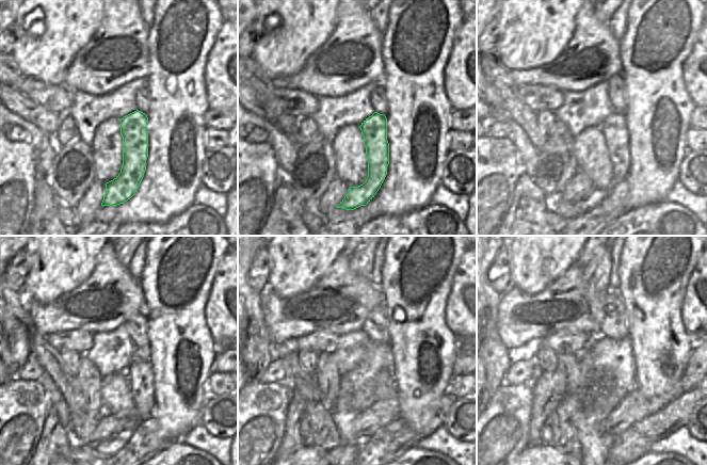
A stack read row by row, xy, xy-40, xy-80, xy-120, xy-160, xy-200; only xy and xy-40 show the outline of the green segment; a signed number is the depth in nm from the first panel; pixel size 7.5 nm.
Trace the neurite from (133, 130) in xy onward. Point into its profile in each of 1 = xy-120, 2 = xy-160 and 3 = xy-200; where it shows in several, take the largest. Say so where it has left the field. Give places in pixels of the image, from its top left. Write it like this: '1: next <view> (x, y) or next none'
1: next xy-120 (139, 372)
2: next xy-160 (384, 384)
3: next xy-200 (575, 452)

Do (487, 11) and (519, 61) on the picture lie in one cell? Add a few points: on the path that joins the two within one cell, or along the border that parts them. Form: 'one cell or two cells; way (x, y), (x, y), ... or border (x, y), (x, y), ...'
two cells; border (499, 11), (495, 17)

